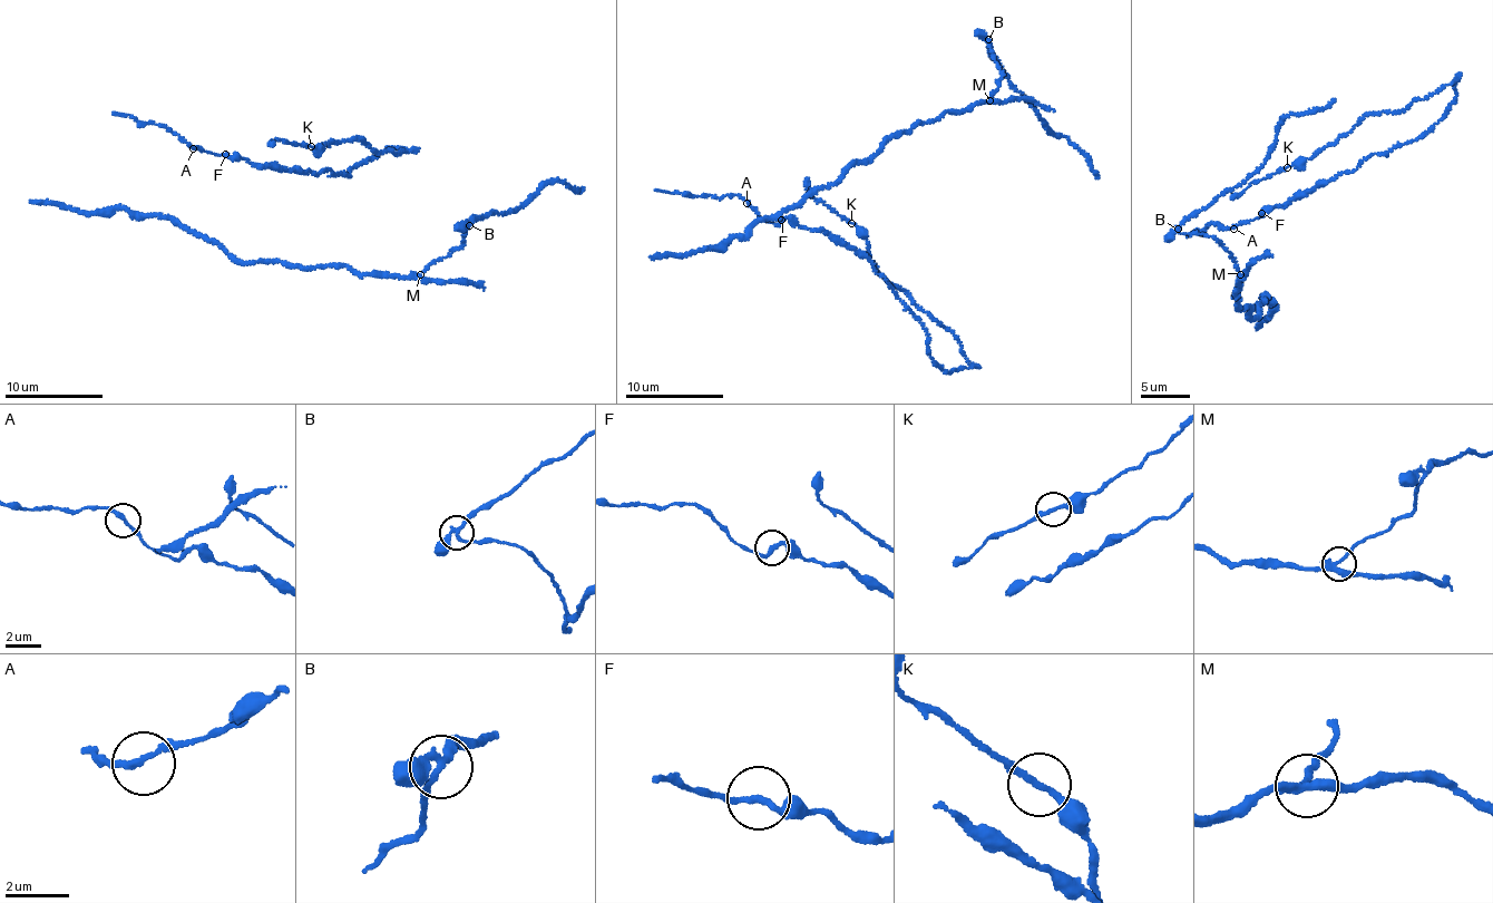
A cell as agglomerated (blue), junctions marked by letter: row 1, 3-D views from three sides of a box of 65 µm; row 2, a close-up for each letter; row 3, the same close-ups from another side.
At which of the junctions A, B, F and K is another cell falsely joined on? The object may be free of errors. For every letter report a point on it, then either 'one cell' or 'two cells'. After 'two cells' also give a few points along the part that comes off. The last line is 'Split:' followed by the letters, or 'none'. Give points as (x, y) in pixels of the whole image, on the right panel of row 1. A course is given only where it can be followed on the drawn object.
A: (1233, 229) | one cell
B: (1178, 229) | two cells | (1177, 230), (1232, 254), (1233, 295), (1252, 319), (1270, 301), (1256, 328)
F: (1261, 213) | one cell
K: (1287, 167) | one cell
Split: B

